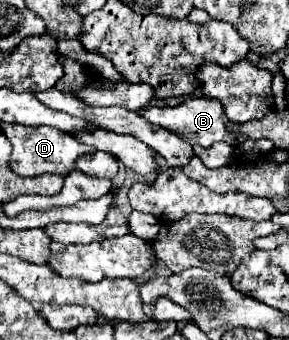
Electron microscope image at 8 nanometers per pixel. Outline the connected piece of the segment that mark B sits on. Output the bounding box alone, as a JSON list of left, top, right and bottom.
[143,98,238,148]

